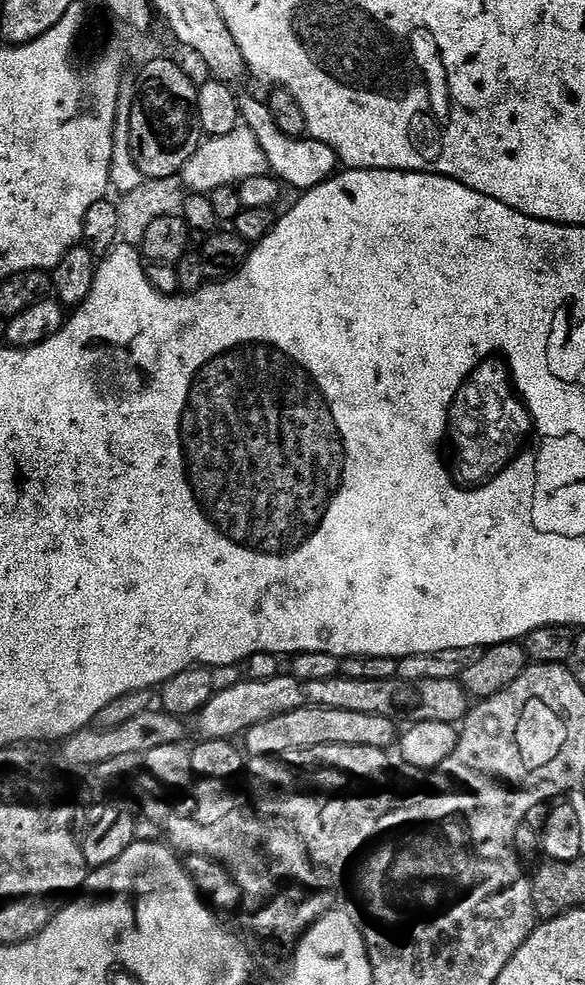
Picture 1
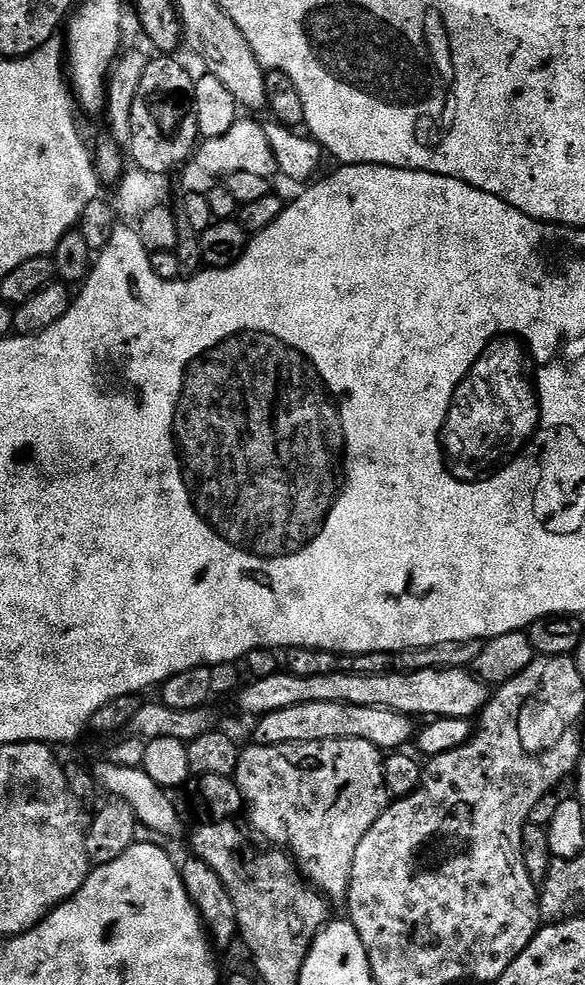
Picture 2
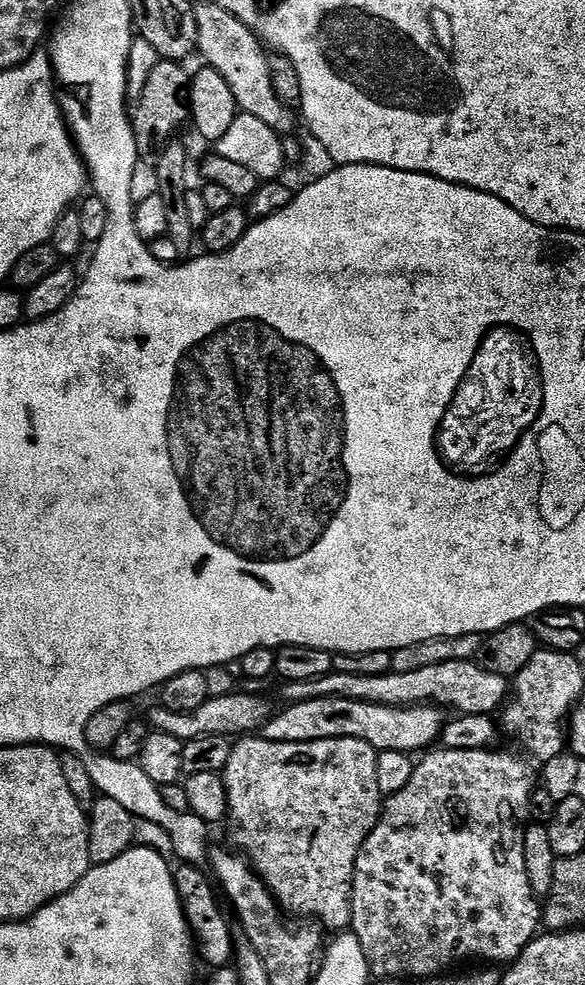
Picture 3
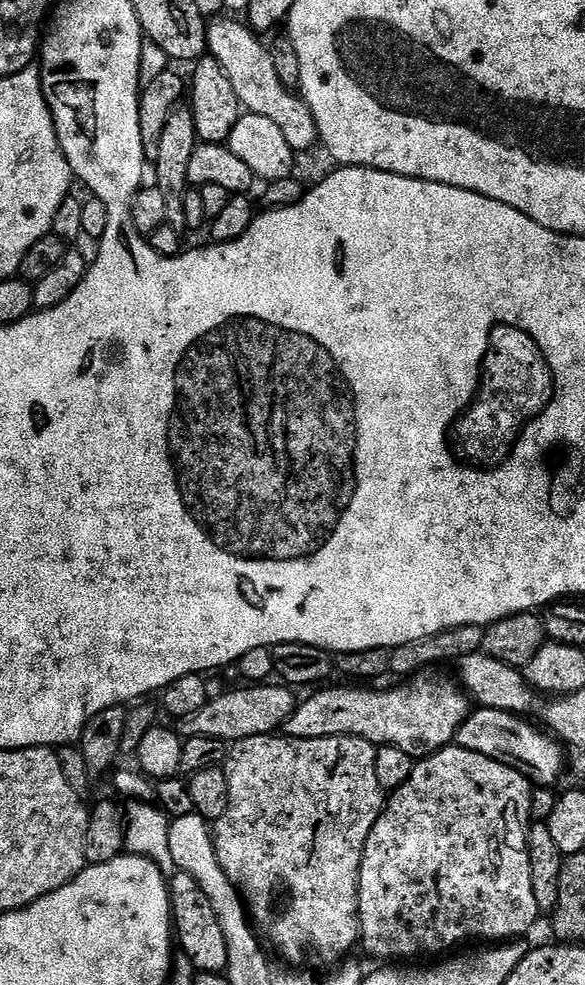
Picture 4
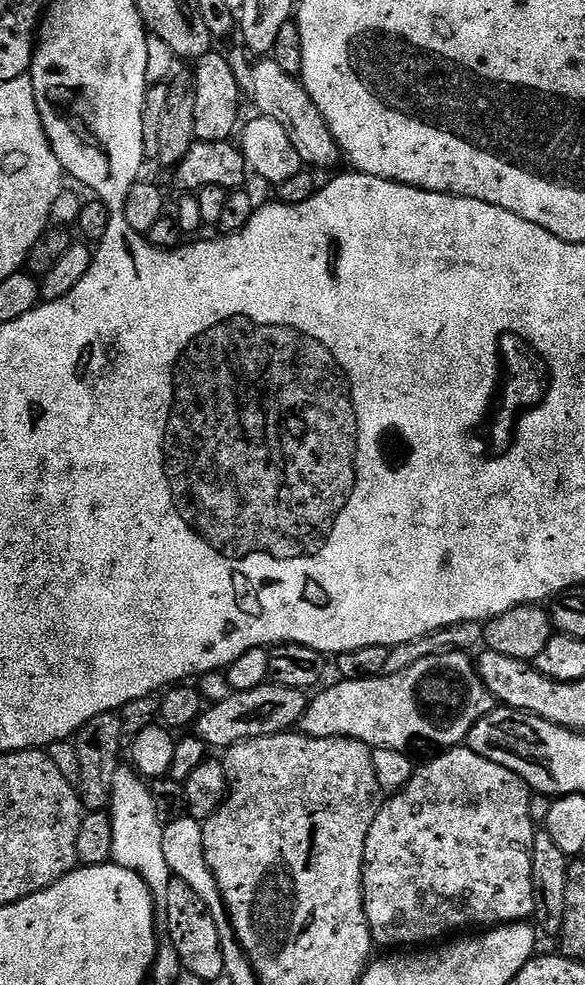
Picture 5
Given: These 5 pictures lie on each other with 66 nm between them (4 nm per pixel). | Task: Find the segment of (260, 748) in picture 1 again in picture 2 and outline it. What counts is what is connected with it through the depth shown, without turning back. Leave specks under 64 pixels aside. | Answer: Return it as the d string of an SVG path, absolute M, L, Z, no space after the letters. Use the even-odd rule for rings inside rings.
M306 702L302 706L290 706L286 710L274 710L259 717L255 724L255 743L266 746L319 740L365 740L381 750L400 750L405 747L404 743L408 739L411 741L414 736L413 717L403 716L385 708L350 706L338 702Z

